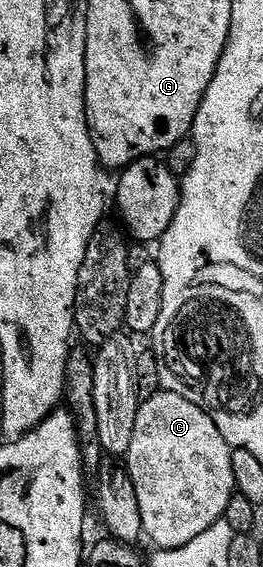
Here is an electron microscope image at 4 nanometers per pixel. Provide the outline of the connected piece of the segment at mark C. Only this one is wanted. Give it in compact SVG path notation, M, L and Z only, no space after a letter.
M161 388L152 398L139 403L137 425L133 428L133 440L129 443L129 452L125 455L125 465L129 476L133 476L133 488L137 488L137 504L141 508L143 533L146 541L152 542L152 547L160 550L176 550L189 544L189 540L197 540L197 536L201 536L201 532L213 528L213 524L220 522L225 508L229 508L229 500L237 493L233 476L233 460L231 459L232 449L232 446L225 440L225 436L221 436L217 424L213 424L209 412L205 412L197 404L185 400L185 396L177 396L177 392Z

